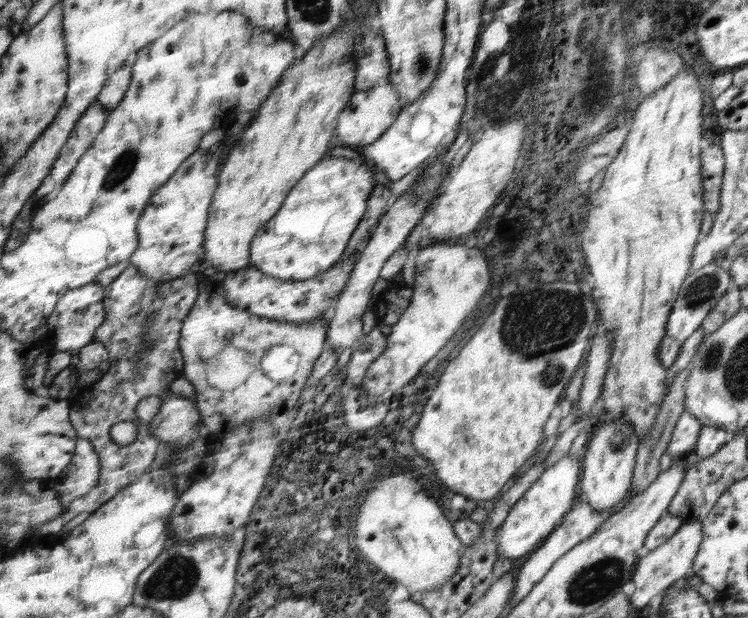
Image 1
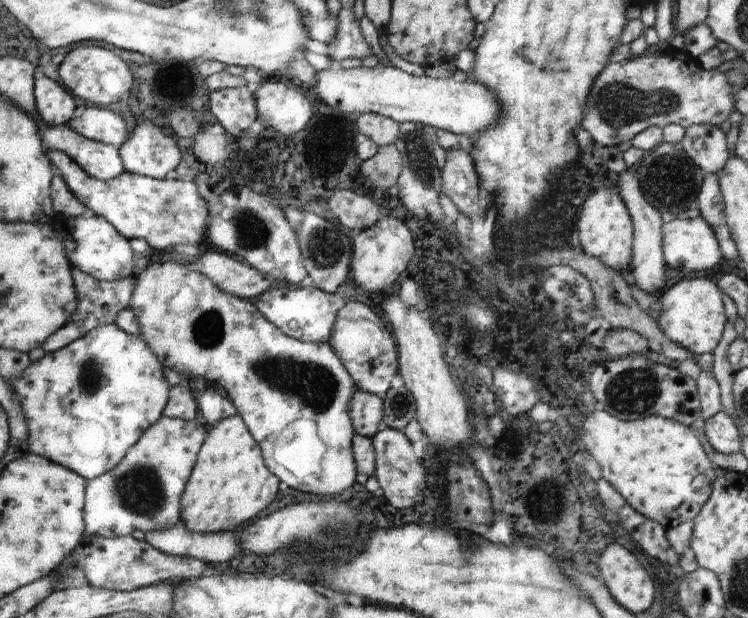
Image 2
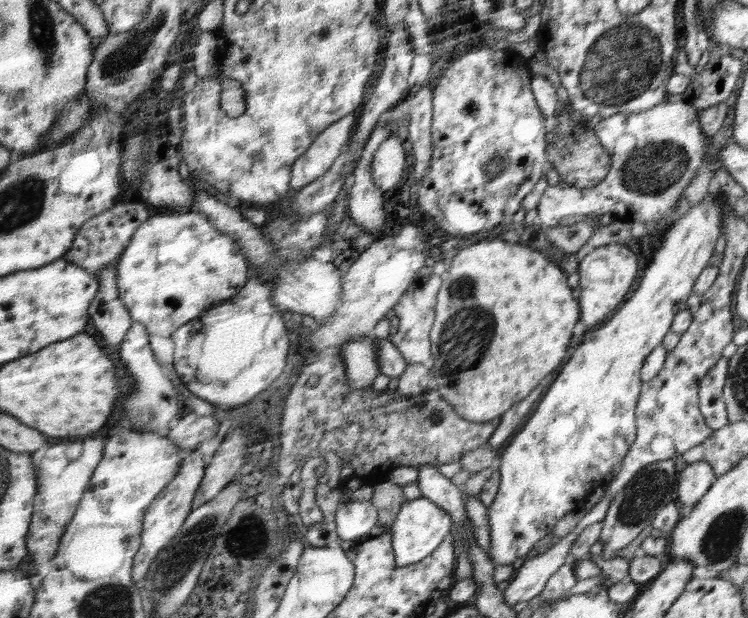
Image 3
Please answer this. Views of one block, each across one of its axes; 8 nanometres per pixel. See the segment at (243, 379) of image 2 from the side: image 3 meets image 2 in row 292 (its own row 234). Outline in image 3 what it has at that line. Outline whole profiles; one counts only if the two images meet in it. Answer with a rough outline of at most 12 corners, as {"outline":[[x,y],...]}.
{"outline":[[202,213],[145,220],[117,260],[119,299],[170,336],[251,270]]}

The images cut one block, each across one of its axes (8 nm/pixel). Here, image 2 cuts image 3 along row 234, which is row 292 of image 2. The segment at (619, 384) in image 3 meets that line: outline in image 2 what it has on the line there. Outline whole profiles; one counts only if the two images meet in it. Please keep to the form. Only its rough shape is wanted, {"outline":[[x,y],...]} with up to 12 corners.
{"outline":[[686,278],[659,296],[656,322],[694,355],[726,326],[720,290]]}

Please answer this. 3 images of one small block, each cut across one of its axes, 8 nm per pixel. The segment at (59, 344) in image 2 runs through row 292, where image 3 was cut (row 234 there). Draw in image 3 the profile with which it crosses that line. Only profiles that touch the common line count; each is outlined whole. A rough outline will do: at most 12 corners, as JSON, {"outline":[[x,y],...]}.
{"outline":[[116,204],[81,225],[63,258],[93,274],[117,262],[149,218]]}

